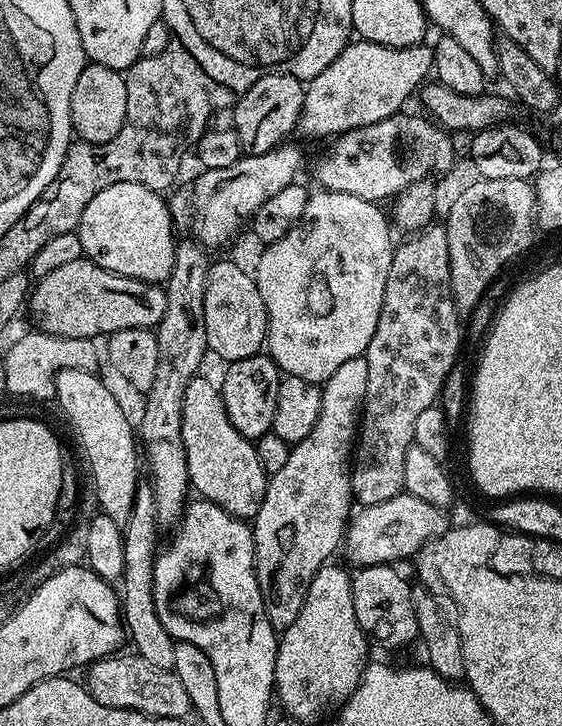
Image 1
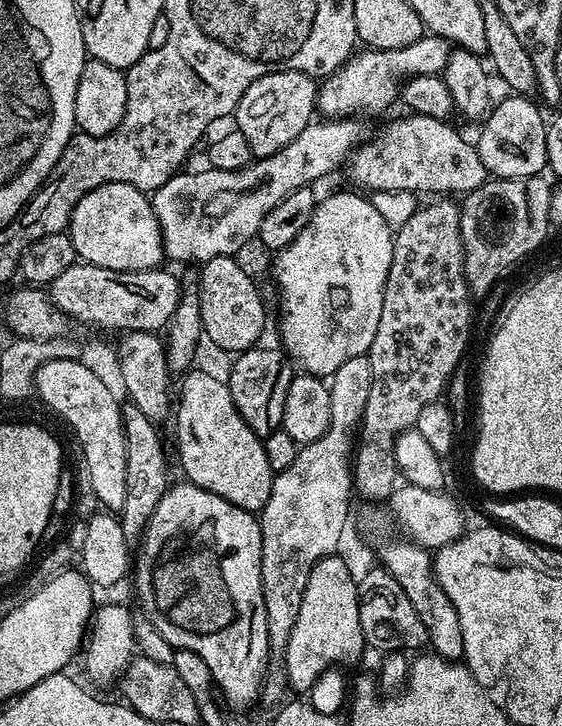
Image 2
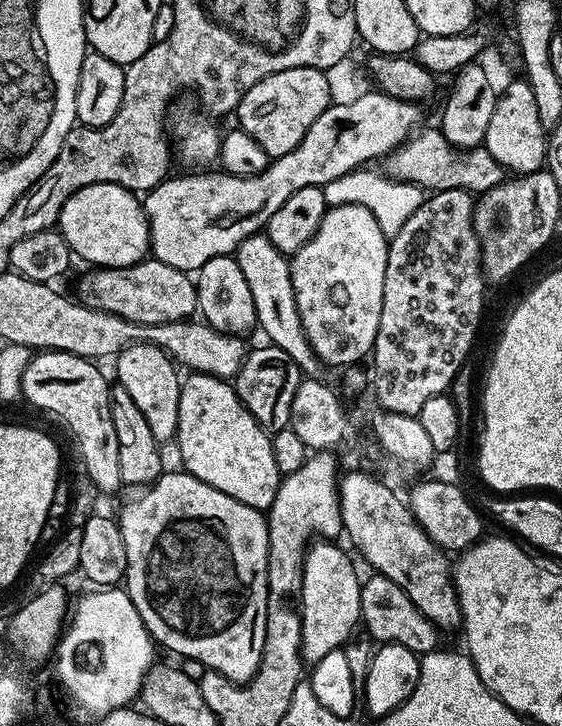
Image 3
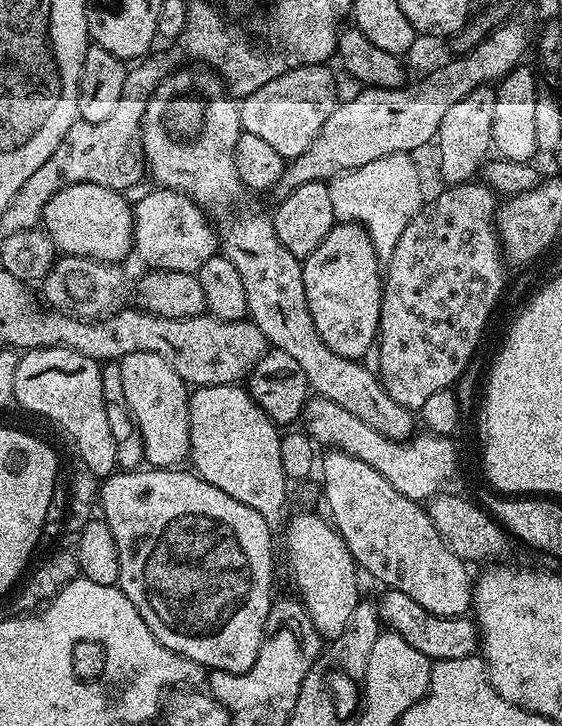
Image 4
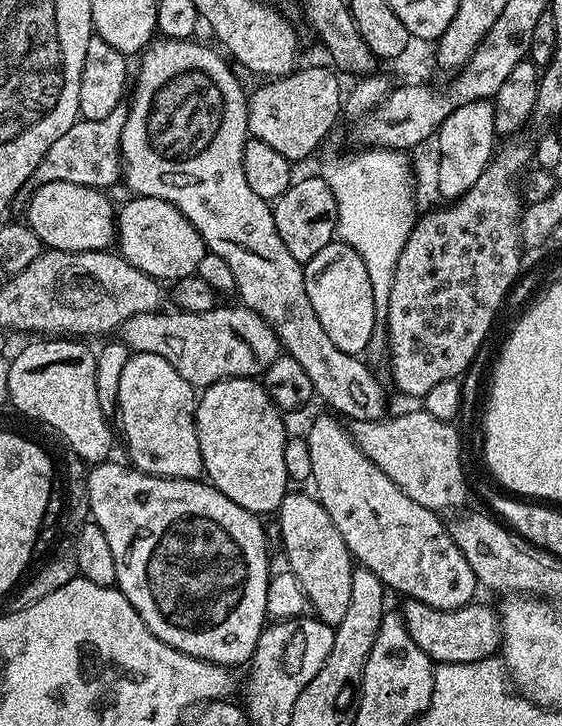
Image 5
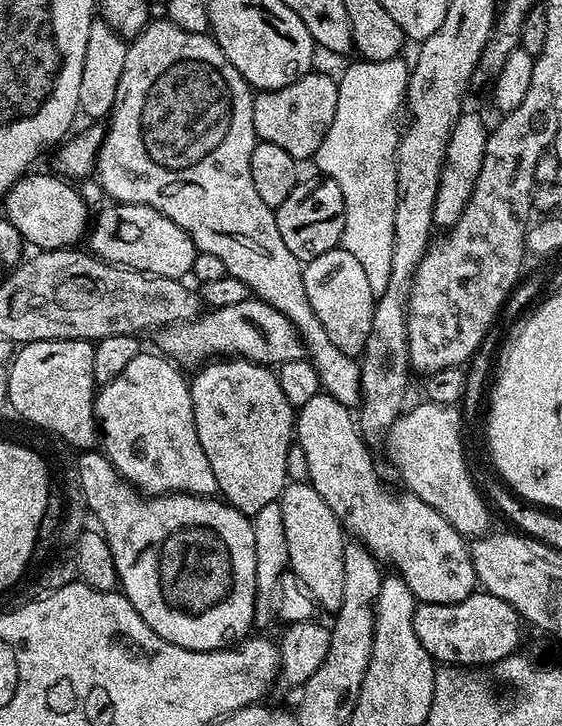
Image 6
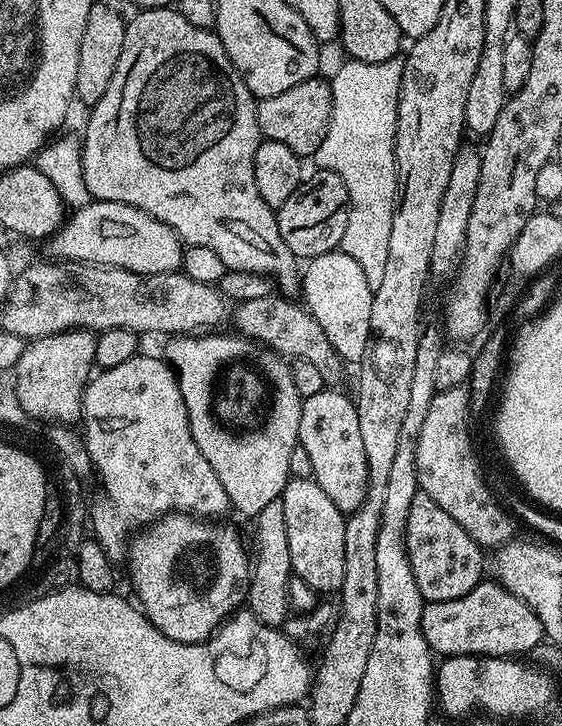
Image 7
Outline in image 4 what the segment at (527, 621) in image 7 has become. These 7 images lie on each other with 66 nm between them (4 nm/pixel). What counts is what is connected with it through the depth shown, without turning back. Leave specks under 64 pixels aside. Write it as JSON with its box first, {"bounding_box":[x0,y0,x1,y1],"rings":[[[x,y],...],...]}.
{"bounding_box":[378,587,478,662],"rings":[[[389,587],[378,599],[380,623],[385,629],[410,642],[414,650],[426,654],[428,659],[435,662],[450,658],[466,658],[473,655],[478,648],[478,629],[468,616],[439,616],[430,614],[430,610],[422,610],[414,598],[402,594],[402,590]]]}

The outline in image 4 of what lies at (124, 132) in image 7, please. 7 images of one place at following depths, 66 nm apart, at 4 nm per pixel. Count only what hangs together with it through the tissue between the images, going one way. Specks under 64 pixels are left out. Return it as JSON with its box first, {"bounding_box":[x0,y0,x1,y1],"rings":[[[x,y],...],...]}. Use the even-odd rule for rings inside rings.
{"bounding_box":[140,66,418,440],"rings":[[[188,66],[192,68],[180,68],[177,72],[169,71],[161,80],[158,87],[152,92],[152,97],[146,102],[144,111],[144,126],[140,130],[140,144],[144,147],[144,162],[150,176],[156,179],[155,183],[162,188],[169,188],[175,192],[184,192],[190,199],[195,200],[201,208],[207,210],[213,217],[224,216],[231,206],[232,200],[236,200],[242,193],[242,185],[238,178],[238,170],[234,166],[234,150],[238,146],[238,138],[242,131],[240,126],[240,105],[233,97],[228,95],[228,90],[224,86],[224,81],[215,72],[204,66]],[[252,212],[230,221],[224,232],[222,228],[219,233],[218,244],[222,255],[234,262],[242,278],[250,320],[275,351],[290,354],[290,358],[302,366],[302,374],[306,374],[308,387],[315,395],[338,402],[338,406],[350,410],[354,418],[362,418],[366,426],[374,426],[387,440],[407,440],[417,431],[418,420],[413,409],[394,402],[373,369],[371,372],[363,368],[360,360],[347,360],[334,354],[334,350],[322,342],[322,334],[318,334],[314,318],[310,318],[301,261],[282,246],[271,215]]]}

